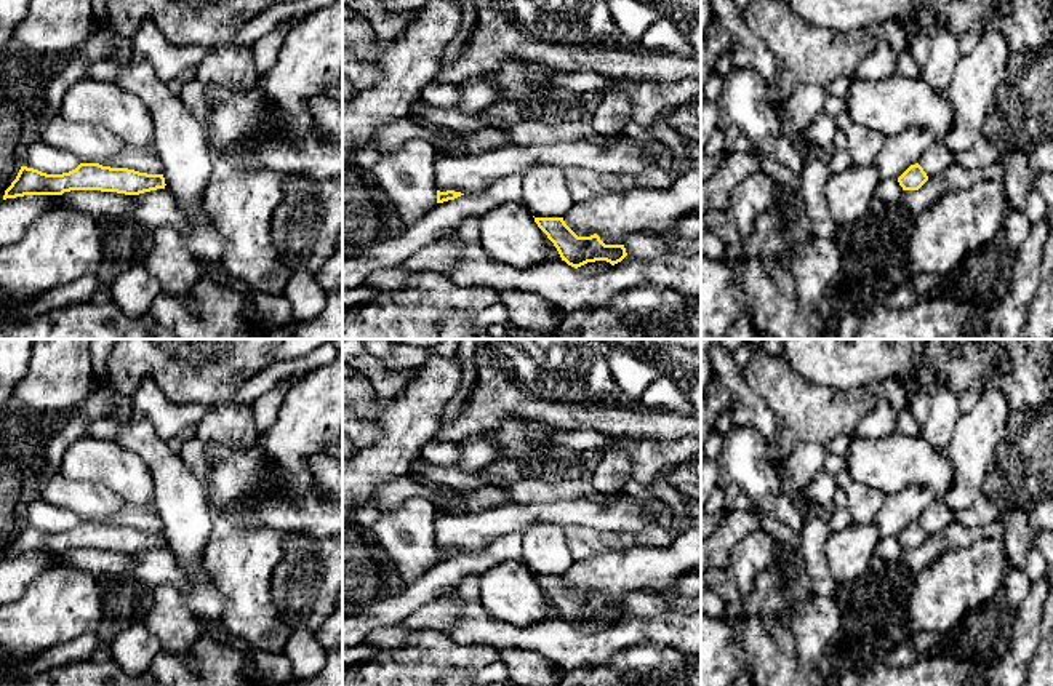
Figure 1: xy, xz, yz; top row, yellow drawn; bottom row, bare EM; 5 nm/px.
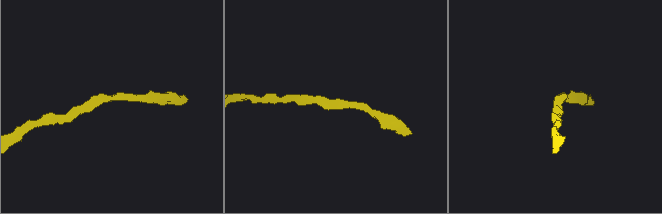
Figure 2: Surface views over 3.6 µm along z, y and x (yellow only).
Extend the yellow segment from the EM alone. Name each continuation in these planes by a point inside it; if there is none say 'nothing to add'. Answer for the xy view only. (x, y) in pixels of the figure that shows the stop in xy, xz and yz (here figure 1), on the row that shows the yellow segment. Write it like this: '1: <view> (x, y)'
nothing to add

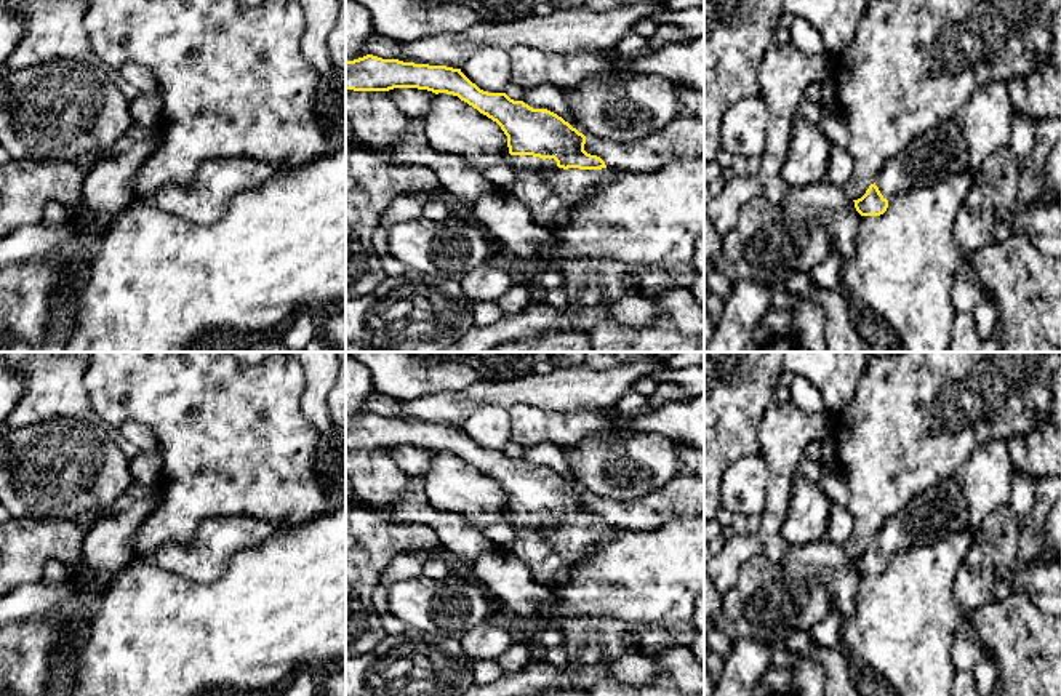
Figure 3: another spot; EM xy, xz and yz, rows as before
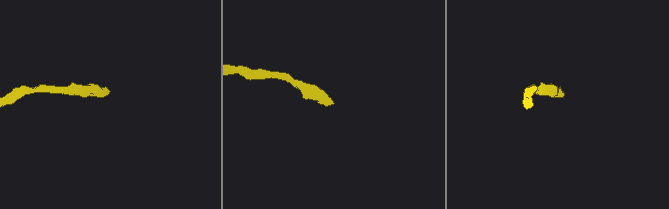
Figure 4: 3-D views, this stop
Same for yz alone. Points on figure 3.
1: yz (938, 154)

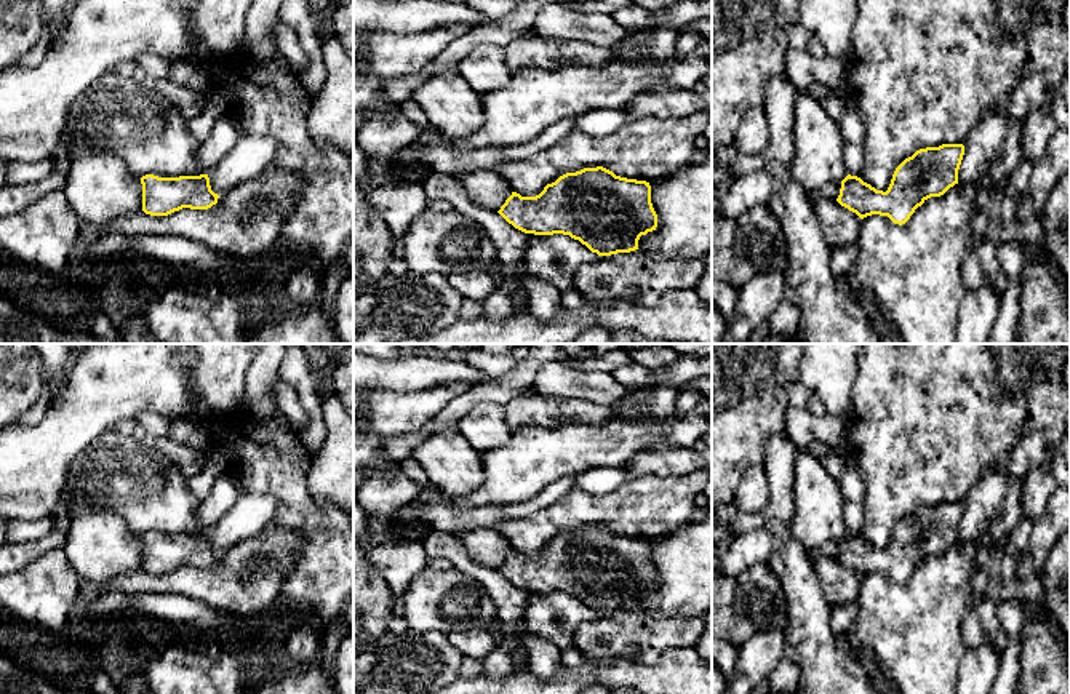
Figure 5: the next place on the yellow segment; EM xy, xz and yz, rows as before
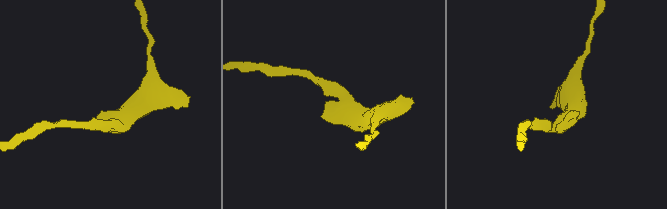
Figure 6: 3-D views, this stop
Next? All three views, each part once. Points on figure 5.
nothing to add

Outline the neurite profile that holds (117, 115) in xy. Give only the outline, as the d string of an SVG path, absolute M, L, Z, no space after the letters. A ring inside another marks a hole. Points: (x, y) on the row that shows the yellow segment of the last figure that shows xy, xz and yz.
M109 70L70 106L54 157L67 160L69 141L78 138L88 147L117 155L136 177L146 174L158 177L200 176L197 152L202 142L190 133L187 122L160 94Z

